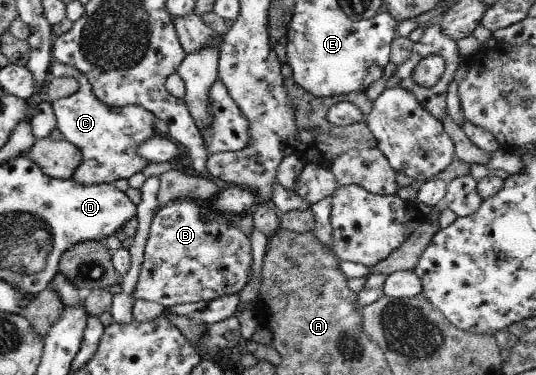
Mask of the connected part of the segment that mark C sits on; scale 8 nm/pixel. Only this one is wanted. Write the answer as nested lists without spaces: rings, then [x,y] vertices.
[[[54,60],[51,61],[49,77],[55,76],[73,76],[76,79],[77,89],[66,98],[60,98],[60,100],[54,100],[49,102],[52,106],[52,112],[54,112],[54,118],[56,122],[56,128],[58,132],[64,136],[64,138],[76,146],[80,150],[80,164],[72,172],[70,180],[76,182],[78,186],[94,186],[97,184],[110,184],[119,178],[130,178],[132,174],[141,172],[141,170],[147,166],[148,162],[144,158],[140,158],[140,154],[136,154],[136,150],[140,148],[142,142],[146,142],[150,136],[154,136],[154,115],[148,110],[144,110],[142,106],[136,105],[124,105],[120,108],[112,108],[112,106],[106,106],[104,102],[97,100],[96,96],[92,94],[91,86],[88,84],[86,77],[76,68],[62,64]]]

